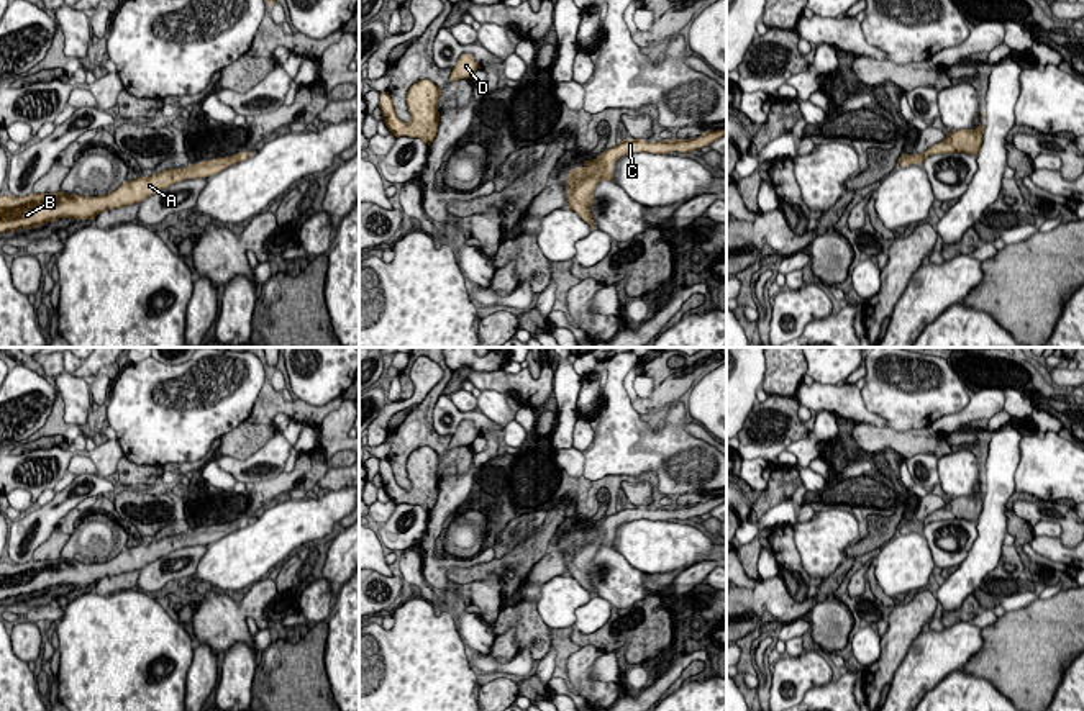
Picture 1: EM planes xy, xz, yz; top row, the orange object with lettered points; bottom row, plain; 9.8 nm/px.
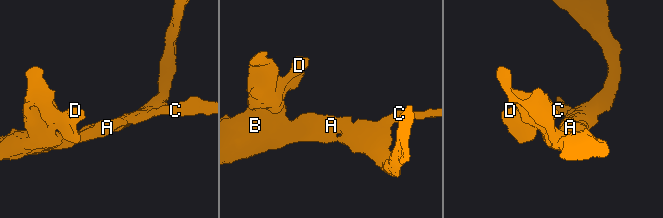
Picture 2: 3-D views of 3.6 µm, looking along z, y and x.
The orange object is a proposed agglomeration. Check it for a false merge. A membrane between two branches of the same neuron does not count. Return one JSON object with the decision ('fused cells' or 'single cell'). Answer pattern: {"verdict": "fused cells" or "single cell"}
{"verdict": "single cell"}

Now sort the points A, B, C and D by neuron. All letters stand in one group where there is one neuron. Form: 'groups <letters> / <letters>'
groups A B C D

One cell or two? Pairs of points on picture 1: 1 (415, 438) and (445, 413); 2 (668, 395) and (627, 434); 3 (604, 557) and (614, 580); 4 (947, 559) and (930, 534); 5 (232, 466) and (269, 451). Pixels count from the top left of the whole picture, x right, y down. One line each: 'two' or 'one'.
1: two
2: two
3: one
4: one
5: one

